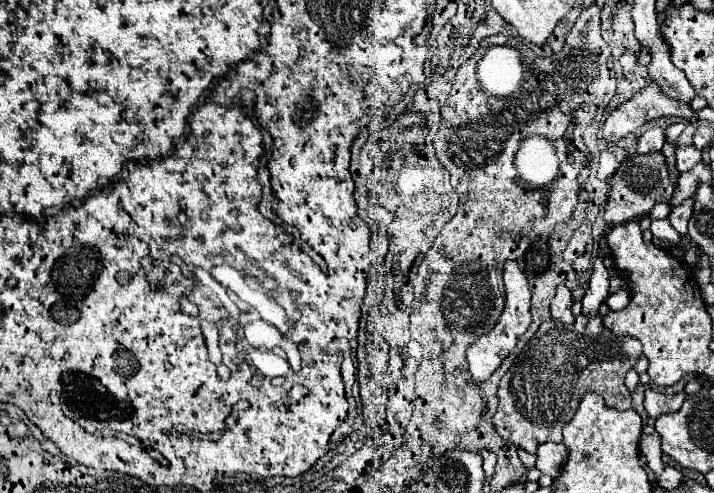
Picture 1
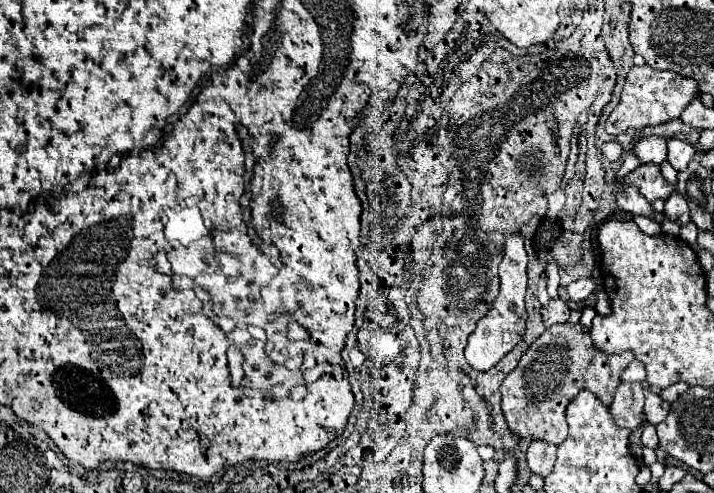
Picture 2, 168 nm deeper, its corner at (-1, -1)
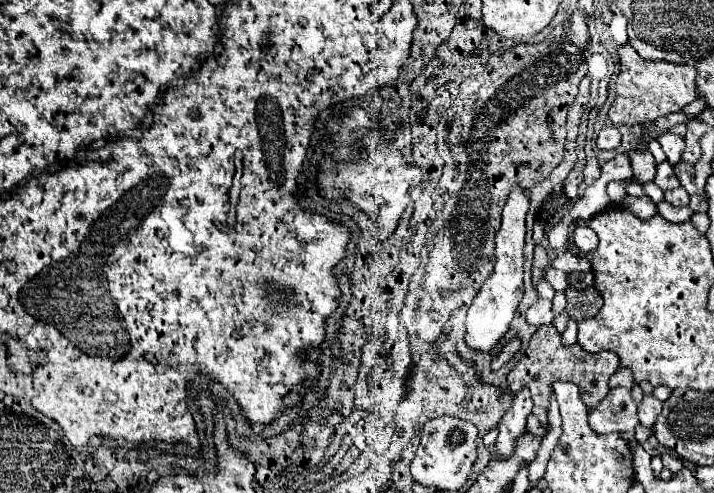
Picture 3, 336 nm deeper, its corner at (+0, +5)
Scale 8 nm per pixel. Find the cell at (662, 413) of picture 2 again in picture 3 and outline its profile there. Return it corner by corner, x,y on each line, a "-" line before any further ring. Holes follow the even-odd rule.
647,395
647,397
643,397
643,401
641,401
641,405
639,405
639,423
643,425
643,427
653,427
653,423
655,423
655,419
657,419
657,415
661,413
661,401
659,399
655,399
653,395

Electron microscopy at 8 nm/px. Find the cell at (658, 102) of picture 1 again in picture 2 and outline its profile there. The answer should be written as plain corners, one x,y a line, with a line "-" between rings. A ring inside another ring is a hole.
648,65
632,67
624,83
620,103
616,105
616,109
610,113
606,121
606,131
616,137
620,133
626,133
628,129
642,129
648,125
660,125
678,119
696,93
698,93
696,83
692,79
680,77
674,71
658,71

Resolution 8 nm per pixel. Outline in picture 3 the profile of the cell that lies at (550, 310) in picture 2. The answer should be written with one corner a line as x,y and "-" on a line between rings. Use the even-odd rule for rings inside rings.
537,299
537,303
527,309
527,323
529,325
541,327
541,325
547,325
551,321
553,321
553,313
551,313
551,303
549,301

